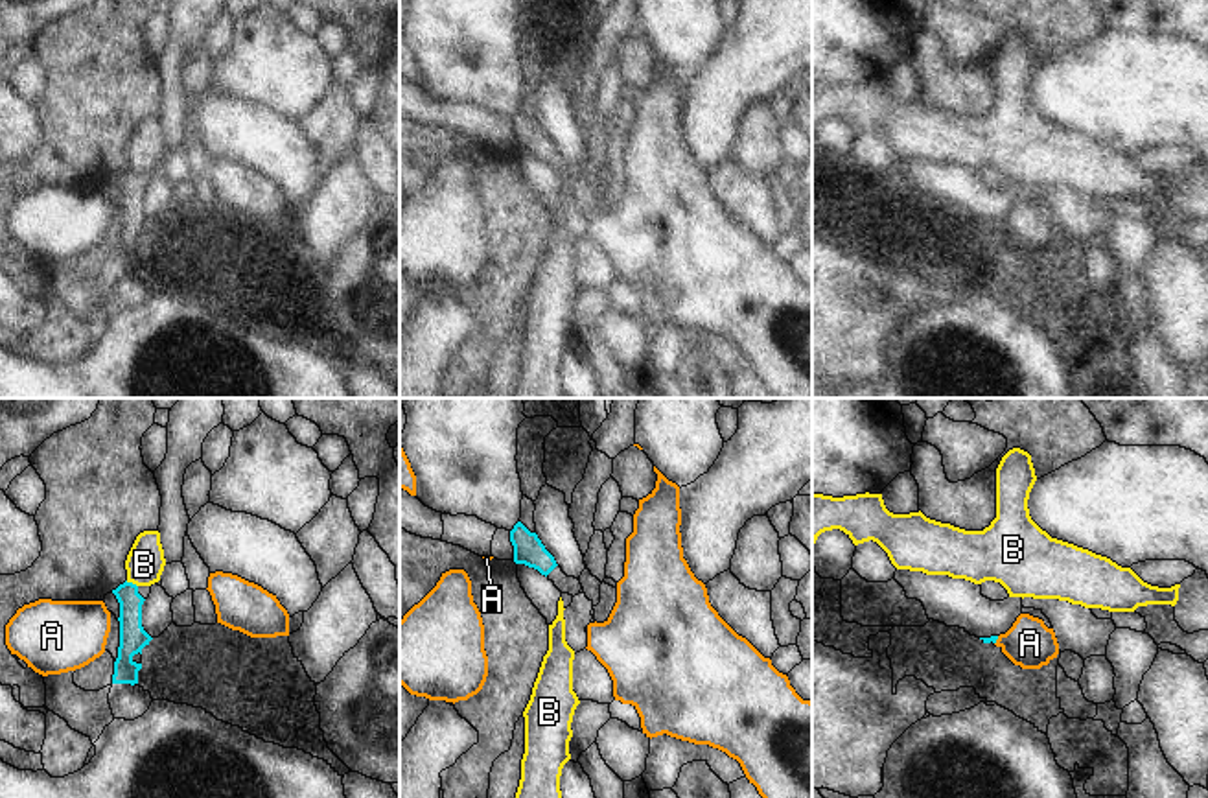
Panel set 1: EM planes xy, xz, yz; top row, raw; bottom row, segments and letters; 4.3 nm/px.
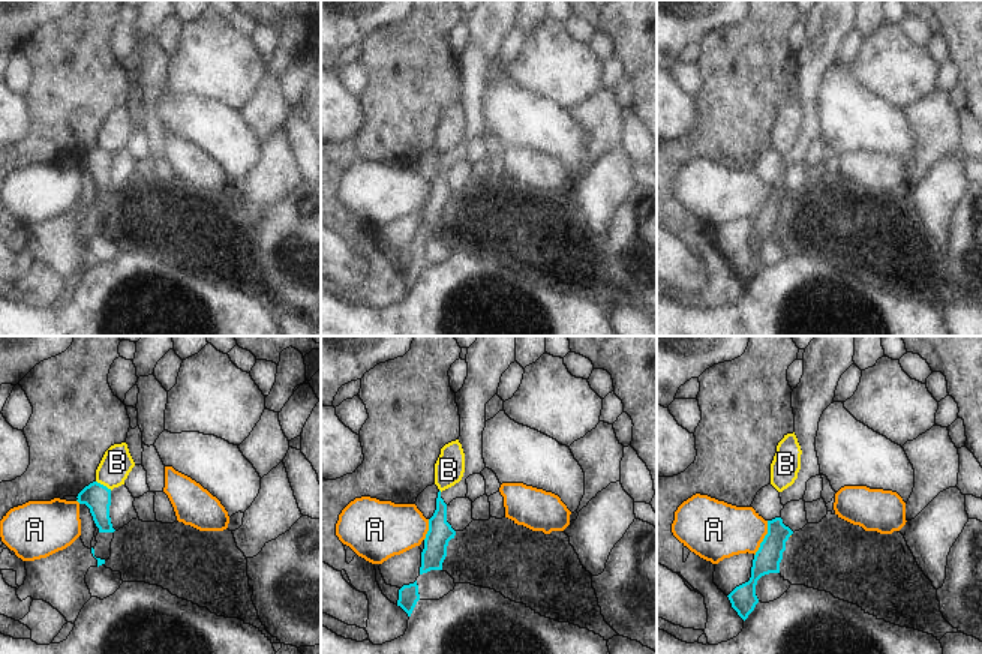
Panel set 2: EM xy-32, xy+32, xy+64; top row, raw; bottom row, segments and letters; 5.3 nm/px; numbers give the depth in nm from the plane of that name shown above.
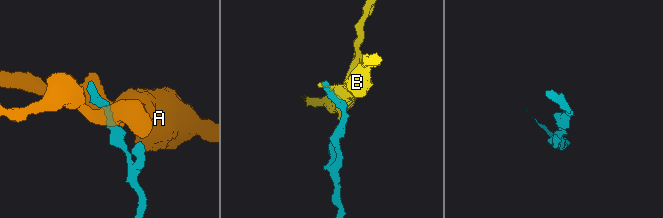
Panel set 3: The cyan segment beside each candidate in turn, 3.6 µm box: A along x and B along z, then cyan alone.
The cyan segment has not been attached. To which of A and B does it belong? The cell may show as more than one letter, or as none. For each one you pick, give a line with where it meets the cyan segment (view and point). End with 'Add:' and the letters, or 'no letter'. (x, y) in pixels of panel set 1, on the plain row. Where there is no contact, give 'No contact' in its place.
Add: no letter.

